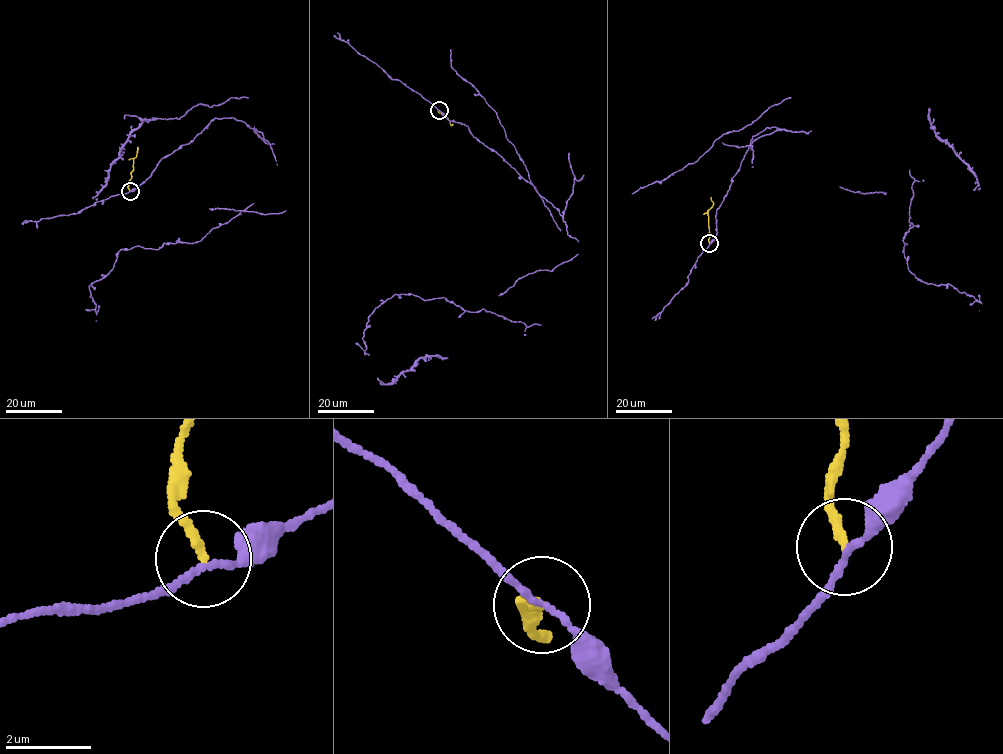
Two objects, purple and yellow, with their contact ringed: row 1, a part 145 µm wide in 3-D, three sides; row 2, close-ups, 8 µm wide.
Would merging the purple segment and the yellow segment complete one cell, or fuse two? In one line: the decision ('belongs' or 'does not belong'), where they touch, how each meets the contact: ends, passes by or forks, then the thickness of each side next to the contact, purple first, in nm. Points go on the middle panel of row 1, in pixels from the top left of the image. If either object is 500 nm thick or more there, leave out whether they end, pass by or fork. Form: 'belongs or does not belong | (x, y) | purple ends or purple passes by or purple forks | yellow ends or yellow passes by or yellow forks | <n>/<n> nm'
does not belong | (439, 110) | purple passes by | yellow ends | 140/180 nm

